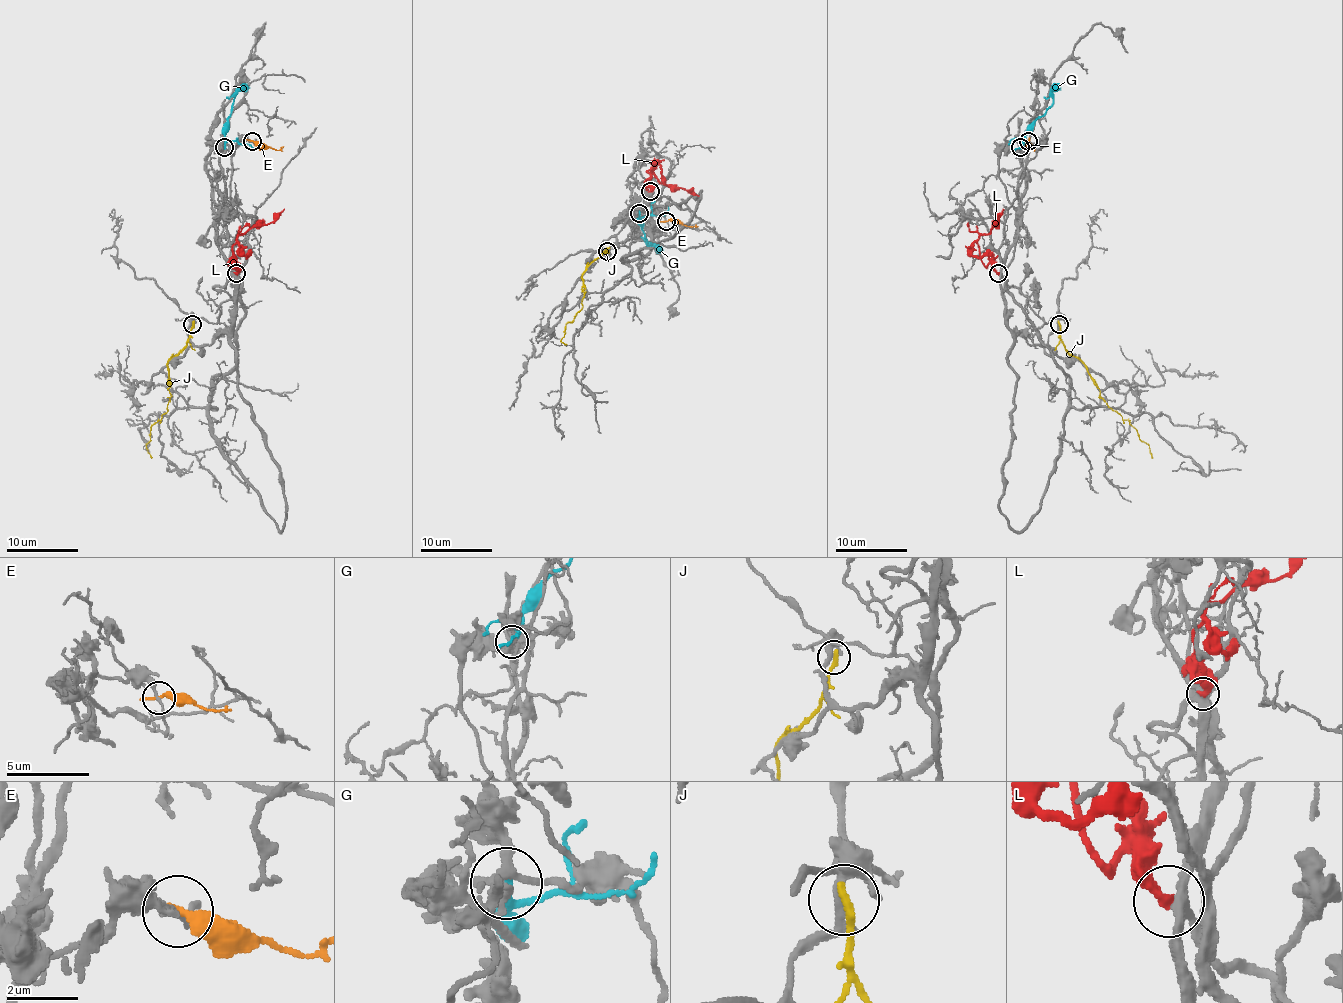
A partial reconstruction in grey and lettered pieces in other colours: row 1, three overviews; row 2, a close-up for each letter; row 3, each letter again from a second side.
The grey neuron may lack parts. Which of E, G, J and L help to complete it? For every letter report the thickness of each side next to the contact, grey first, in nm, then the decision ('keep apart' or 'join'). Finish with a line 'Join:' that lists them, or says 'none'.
E: 190 nm thick on the grey side, 360 nm on the other; keep apart
G: 160 nm thick on the grey side, 220 nm on the other; keep apart
J: 240 nm thick on the grey side, 280 nm on the other; keep apart
L: 280 nm thick on the grey side, 380 nm on the other; join
Join: L

